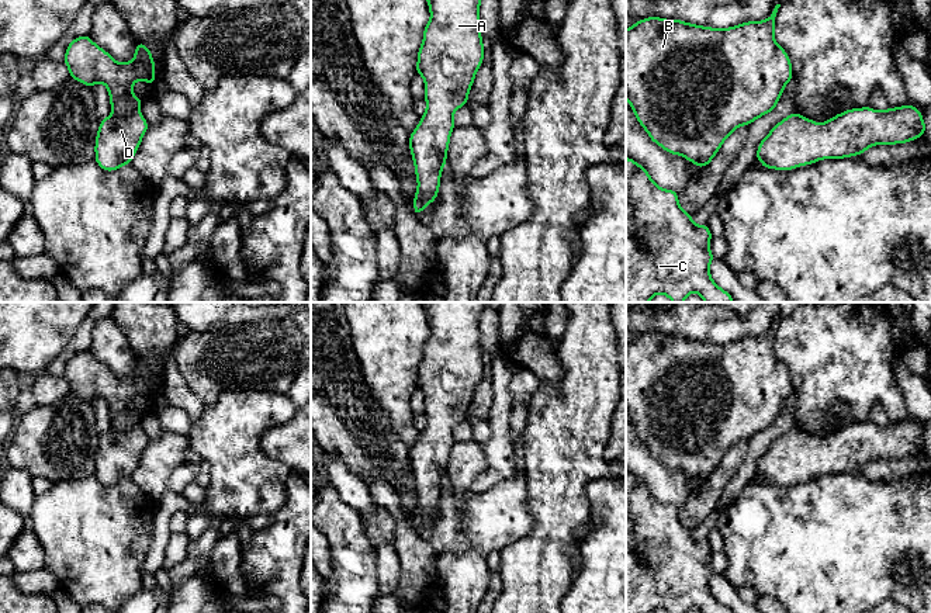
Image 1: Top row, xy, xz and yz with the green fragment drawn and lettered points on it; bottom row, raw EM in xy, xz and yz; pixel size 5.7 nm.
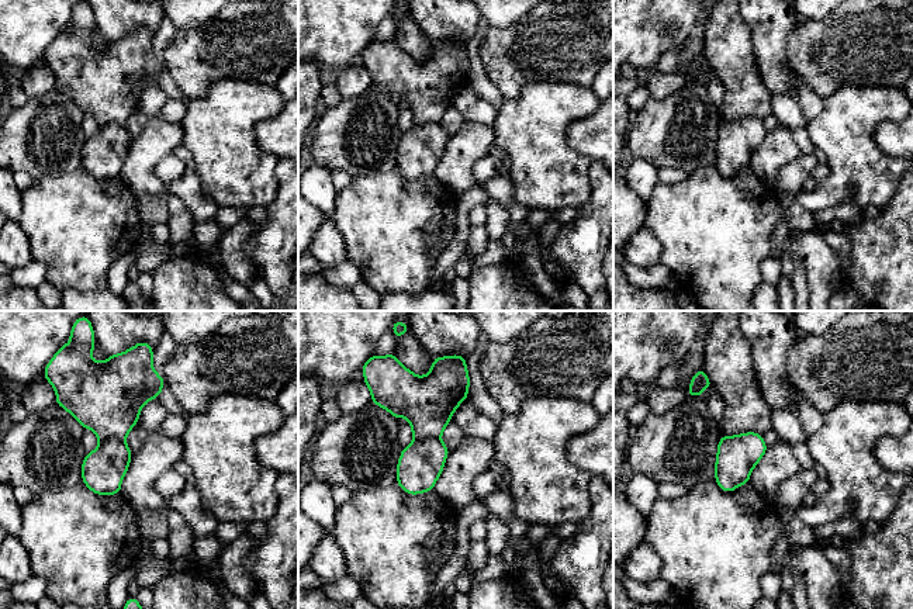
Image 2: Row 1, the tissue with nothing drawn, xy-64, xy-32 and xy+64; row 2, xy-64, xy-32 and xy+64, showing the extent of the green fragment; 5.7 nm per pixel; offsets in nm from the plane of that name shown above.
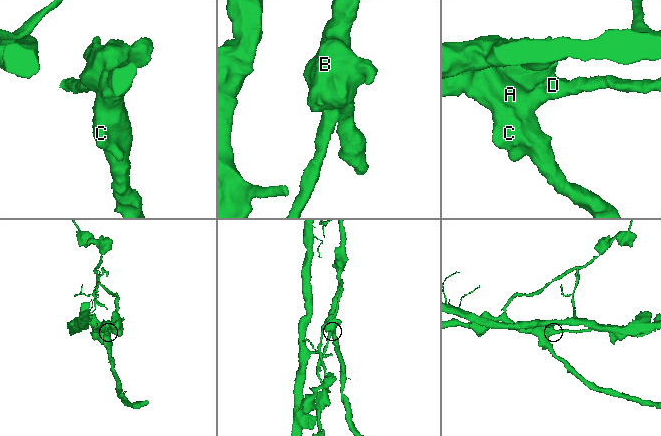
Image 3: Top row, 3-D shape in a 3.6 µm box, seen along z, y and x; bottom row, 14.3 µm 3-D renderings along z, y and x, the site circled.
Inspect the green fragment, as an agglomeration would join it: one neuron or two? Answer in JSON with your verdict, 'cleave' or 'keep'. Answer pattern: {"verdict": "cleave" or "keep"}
{"verdict": "keep"}

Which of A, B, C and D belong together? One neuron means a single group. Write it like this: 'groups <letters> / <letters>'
groups A B C D

